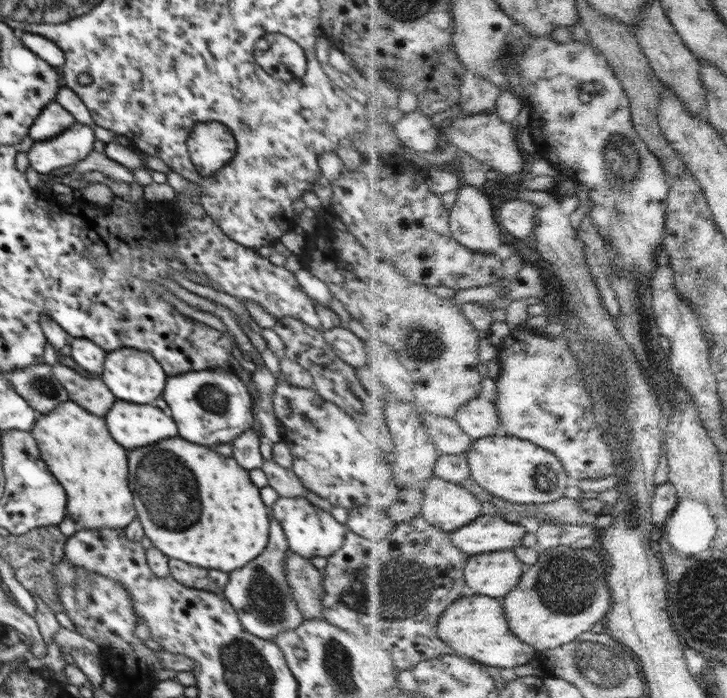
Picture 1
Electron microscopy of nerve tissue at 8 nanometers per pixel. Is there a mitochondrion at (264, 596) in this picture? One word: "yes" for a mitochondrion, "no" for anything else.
yes

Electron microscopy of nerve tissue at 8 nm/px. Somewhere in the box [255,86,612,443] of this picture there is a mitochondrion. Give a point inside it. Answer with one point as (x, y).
(424, 346)

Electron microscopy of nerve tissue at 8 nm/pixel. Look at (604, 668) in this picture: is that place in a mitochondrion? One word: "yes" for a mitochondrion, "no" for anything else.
yes

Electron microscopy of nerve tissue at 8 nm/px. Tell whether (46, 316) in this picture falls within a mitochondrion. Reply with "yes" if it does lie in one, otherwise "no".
no

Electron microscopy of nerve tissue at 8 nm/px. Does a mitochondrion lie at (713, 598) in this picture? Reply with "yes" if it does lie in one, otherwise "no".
yes

